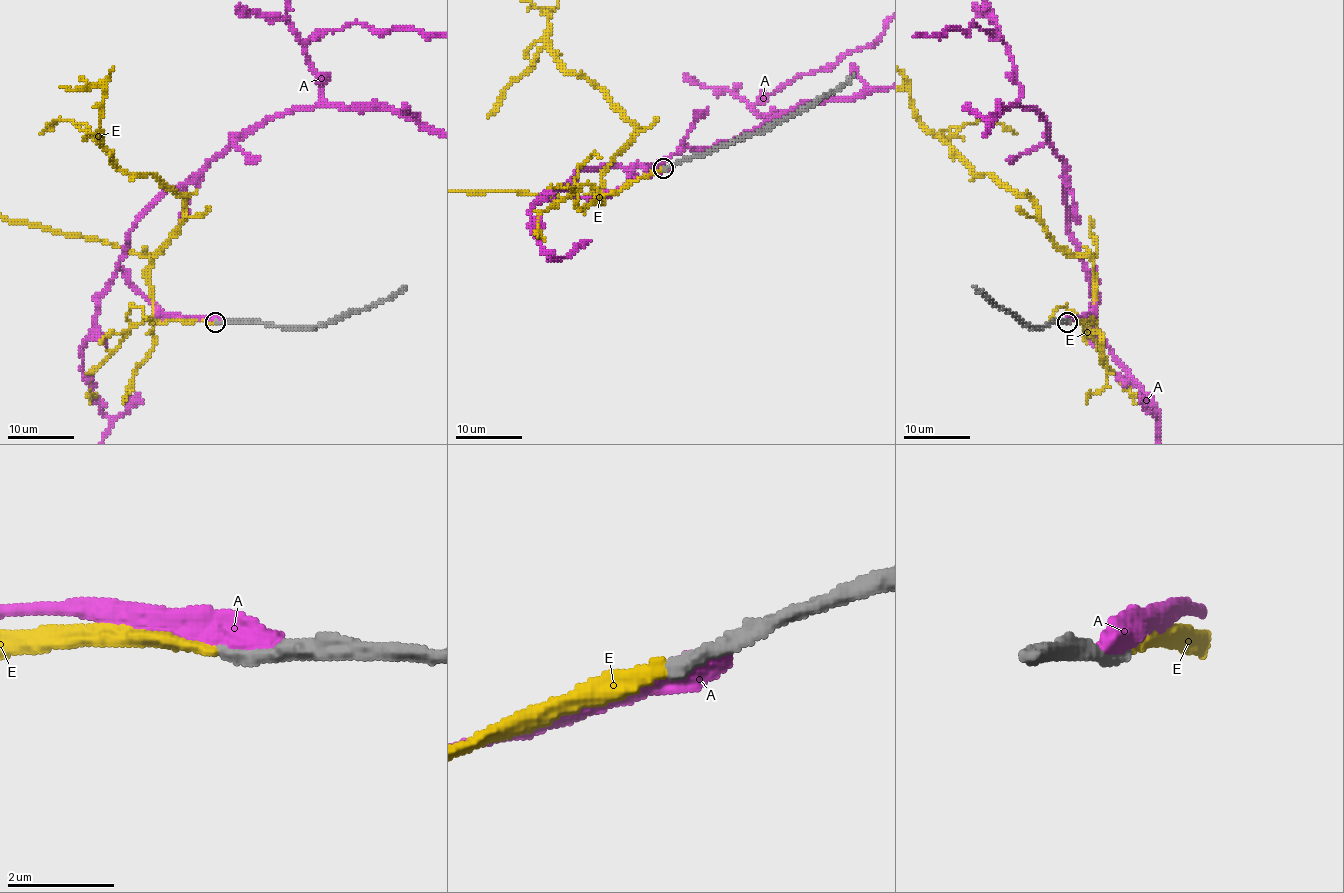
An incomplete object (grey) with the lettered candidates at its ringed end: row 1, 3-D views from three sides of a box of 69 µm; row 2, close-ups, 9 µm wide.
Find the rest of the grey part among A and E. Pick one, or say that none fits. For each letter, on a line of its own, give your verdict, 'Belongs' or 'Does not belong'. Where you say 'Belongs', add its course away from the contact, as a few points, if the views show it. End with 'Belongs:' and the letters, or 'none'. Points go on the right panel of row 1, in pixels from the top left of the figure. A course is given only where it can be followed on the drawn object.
A: Does not belong
E: Belongs. Its course: (1067, 322), (1093, 319), (1092, 259), (920, 122), (908, 85)
Belongs: E

